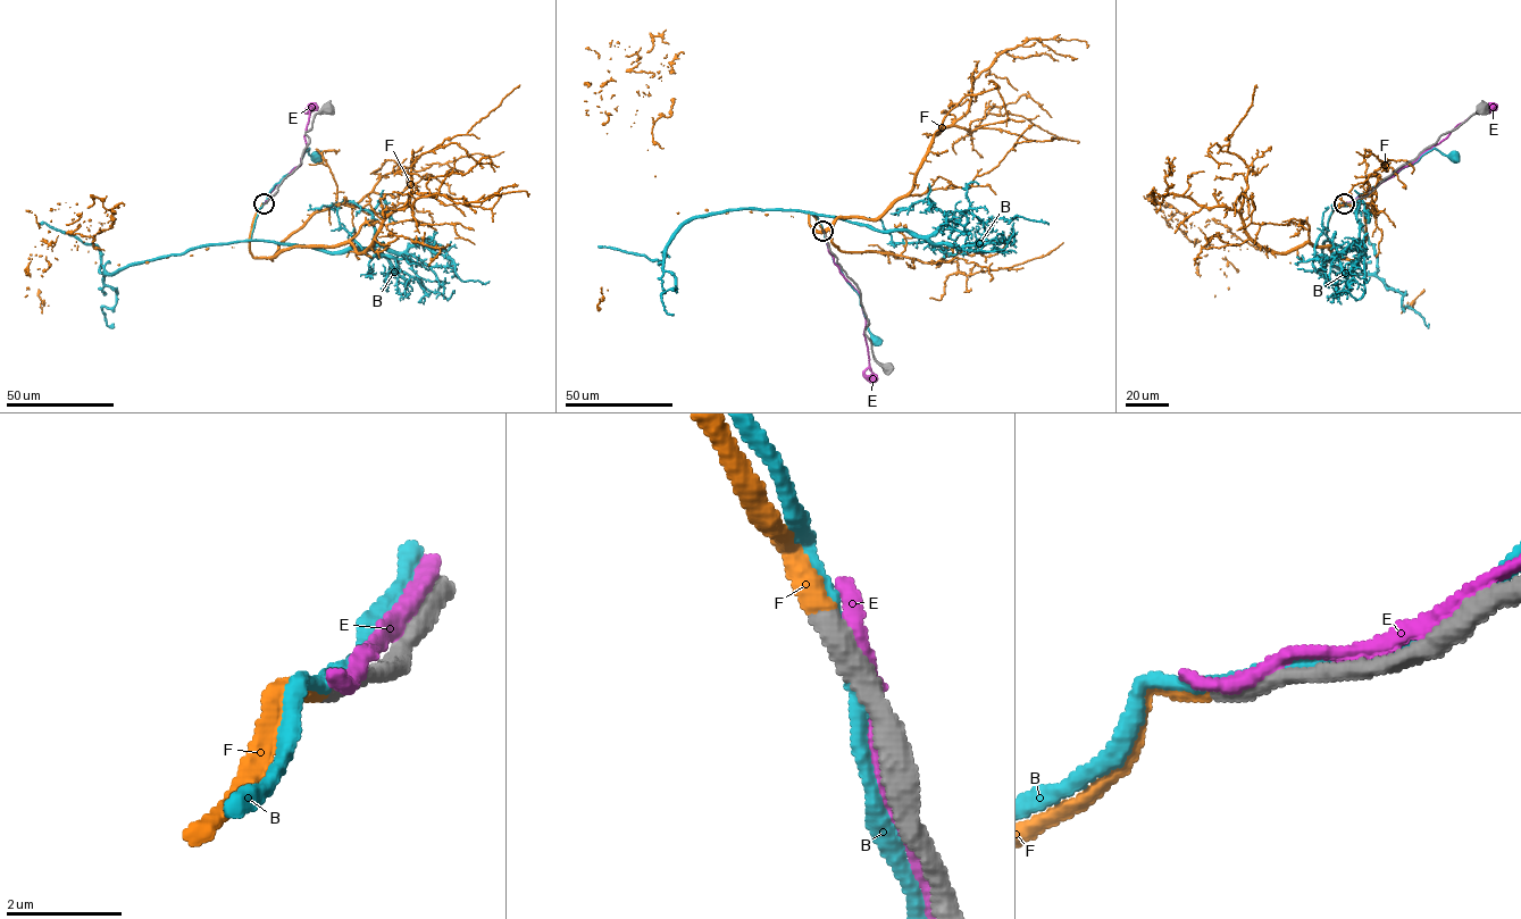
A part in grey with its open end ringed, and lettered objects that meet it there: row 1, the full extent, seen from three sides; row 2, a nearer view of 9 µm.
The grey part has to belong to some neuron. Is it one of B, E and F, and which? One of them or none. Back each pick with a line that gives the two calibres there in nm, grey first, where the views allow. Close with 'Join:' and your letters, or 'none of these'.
F: 360/320 nm
Join: F

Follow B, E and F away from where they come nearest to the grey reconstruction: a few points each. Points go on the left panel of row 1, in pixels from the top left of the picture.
B: (264, 203), (274, 186), (300, 164), (308, 149), (310, 155), (316, 155)
E: (265, 202), (280, 181), (301, 165), (309, 110), (314, 107)
F: (264, 203), (249, 245), (192, 256), (95, 262), (94, 235), (113, 219), (93, 236), (41, 241), (24, 297)

